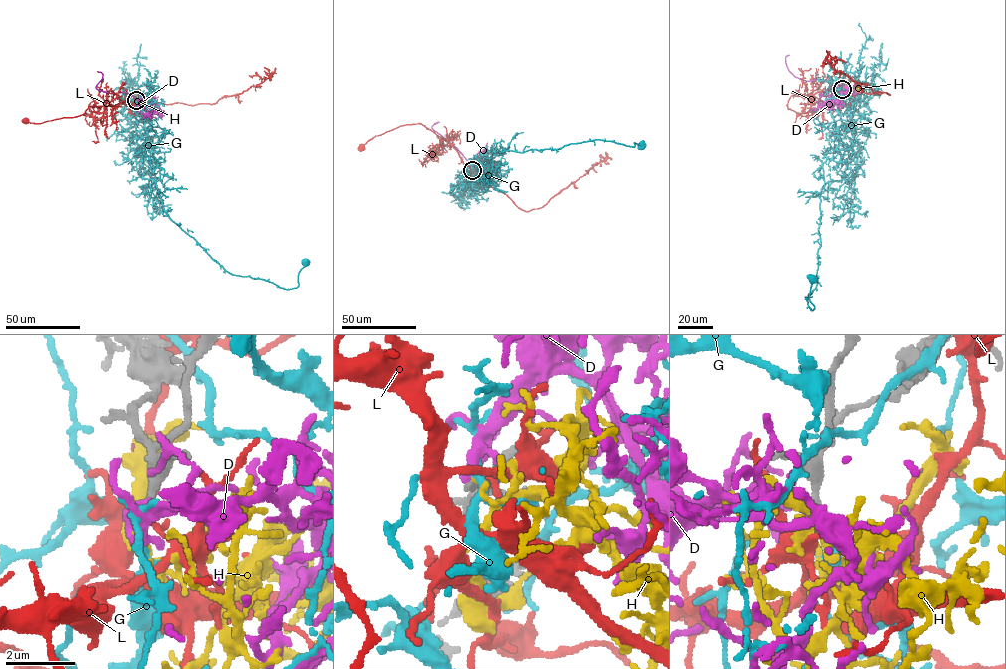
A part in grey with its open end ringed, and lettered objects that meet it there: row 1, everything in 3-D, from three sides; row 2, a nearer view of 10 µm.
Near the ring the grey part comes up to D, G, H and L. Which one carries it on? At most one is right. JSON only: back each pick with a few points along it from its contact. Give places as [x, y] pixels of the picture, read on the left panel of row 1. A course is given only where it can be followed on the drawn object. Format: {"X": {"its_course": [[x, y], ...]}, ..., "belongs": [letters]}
{"belongs": []}

